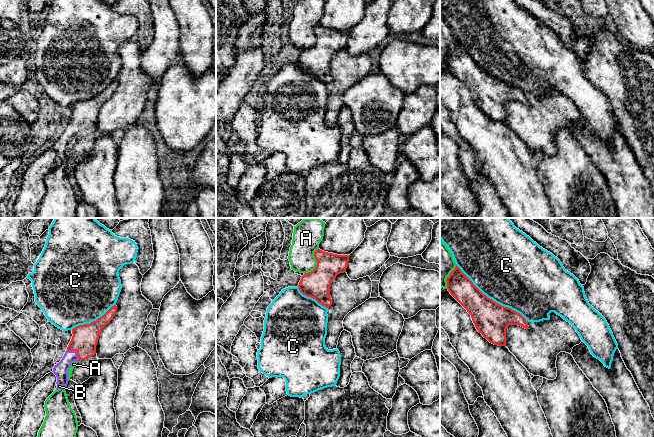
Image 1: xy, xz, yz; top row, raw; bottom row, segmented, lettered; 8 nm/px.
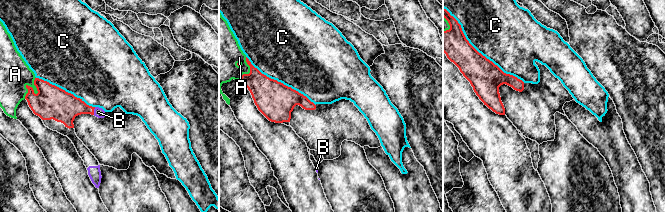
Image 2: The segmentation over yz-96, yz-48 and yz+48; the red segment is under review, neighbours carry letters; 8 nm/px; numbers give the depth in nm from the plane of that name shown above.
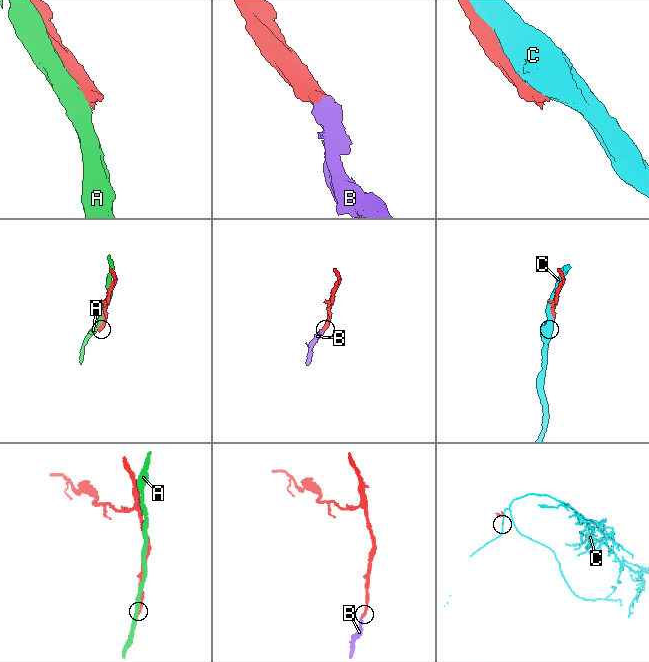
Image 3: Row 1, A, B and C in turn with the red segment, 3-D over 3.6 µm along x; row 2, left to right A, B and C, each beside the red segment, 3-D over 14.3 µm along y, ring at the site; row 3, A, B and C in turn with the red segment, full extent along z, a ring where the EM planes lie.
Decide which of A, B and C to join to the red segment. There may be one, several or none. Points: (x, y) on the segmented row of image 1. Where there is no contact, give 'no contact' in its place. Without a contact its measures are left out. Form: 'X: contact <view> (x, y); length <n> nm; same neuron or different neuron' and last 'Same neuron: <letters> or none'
A: contact xz (317, 263); length 260 nm; different neuron
B: contact xy (75, 350); length 130 nm; same neuron
C: contact yz (491, 299); length 750 nm; different neuron
Same neuron: B

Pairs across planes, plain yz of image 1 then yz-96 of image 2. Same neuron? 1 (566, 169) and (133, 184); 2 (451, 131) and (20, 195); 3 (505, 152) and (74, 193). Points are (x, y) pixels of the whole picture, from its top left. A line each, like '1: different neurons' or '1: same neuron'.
1: same neuron
2: different neurons
3: same neuron

